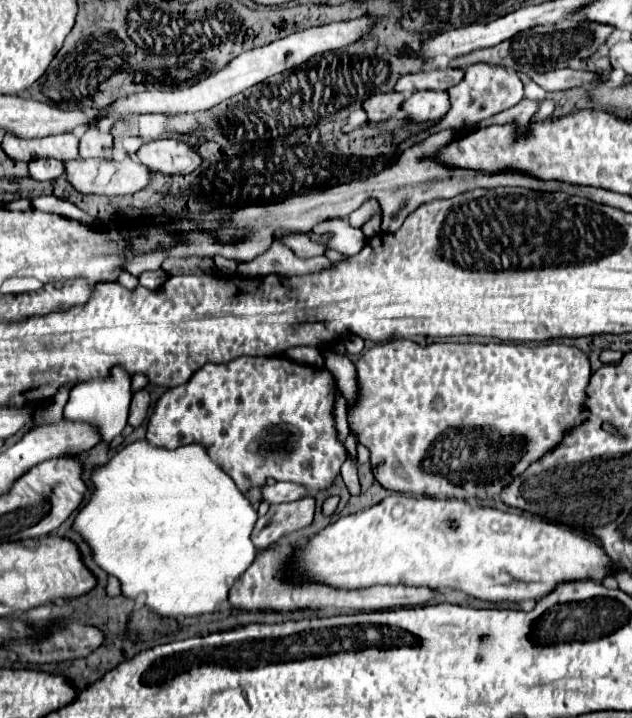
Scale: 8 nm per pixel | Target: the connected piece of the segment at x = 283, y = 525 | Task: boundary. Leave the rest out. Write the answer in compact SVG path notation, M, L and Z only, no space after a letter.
M303 497L303 501L271 505L267 515L257 521L251 541L255 543L257 549L265 549L277 543L283 535L307 527L313 521L313 513L315 513L313 497Z

